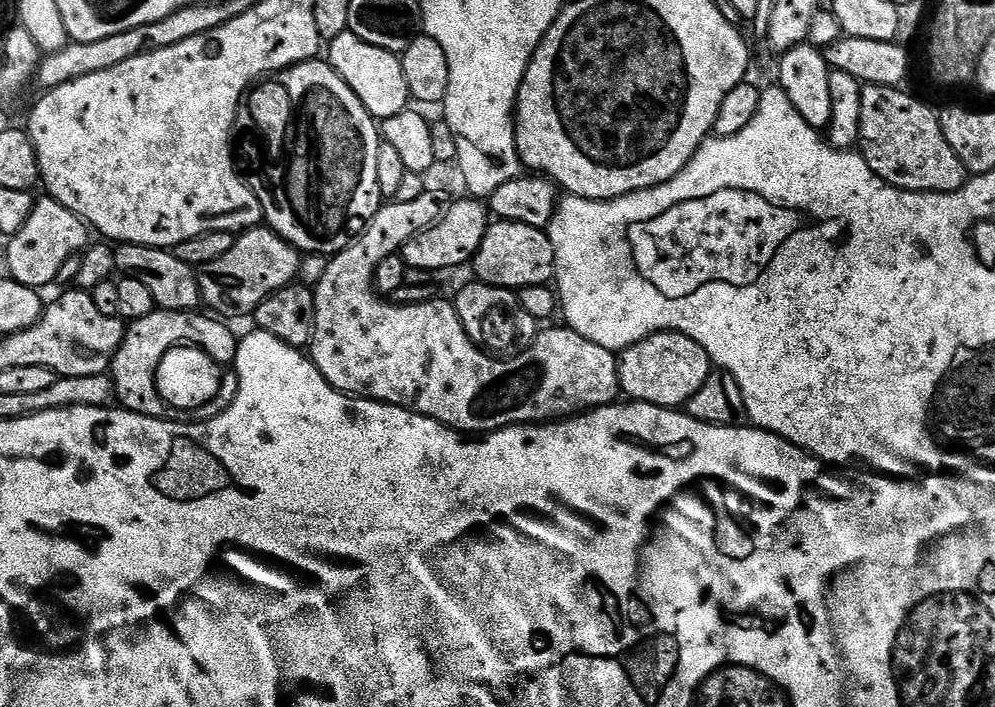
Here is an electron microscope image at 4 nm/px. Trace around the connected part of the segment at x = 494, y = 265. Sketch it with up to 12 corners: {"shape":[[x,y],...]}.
{"shape":[[489,223],[474,257],[479,283],[513,290],[556,271],[545,229]]}

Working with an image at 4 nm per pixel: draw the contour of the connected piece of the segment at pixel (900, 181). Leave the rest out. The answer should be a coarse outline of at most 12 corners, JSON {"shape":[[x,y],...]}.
{"shape":[[863,85],[860,155],[907,192],[957,192],[970,174],[937,109]]}

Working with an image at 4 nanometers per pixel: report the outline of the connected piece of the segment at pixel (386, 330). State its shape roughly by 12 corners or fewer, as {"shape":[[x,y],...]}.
{"shape":[[385,203],[317,282],[329,386],[461,434],[621,395],[617,353],[572,328],[497,358],[455,303],[393,304],[372,275],[443,218]]}

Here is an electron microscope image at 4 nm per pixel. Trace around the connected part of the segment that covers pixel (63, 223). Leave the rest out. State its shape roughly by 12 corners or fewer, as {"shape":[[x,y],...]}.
{"shape":[[51,198],[37,199],[8,241],[8,272],[37,290],[57,283],[90,229]]}

